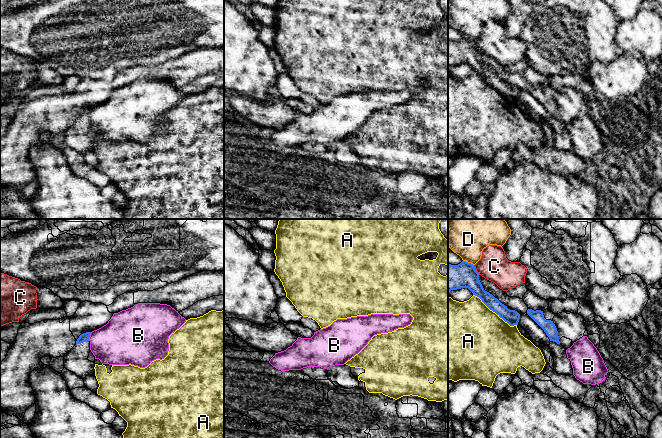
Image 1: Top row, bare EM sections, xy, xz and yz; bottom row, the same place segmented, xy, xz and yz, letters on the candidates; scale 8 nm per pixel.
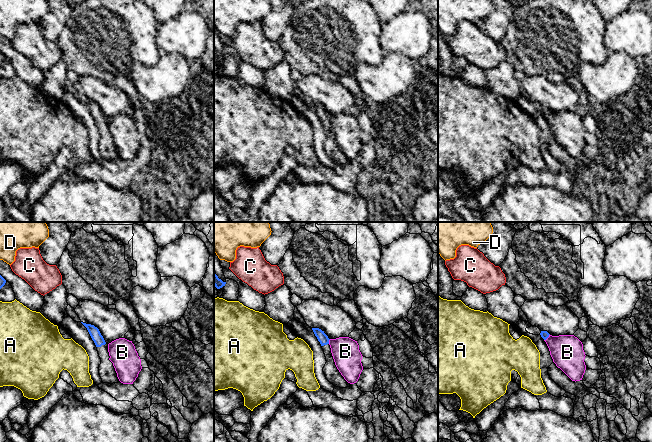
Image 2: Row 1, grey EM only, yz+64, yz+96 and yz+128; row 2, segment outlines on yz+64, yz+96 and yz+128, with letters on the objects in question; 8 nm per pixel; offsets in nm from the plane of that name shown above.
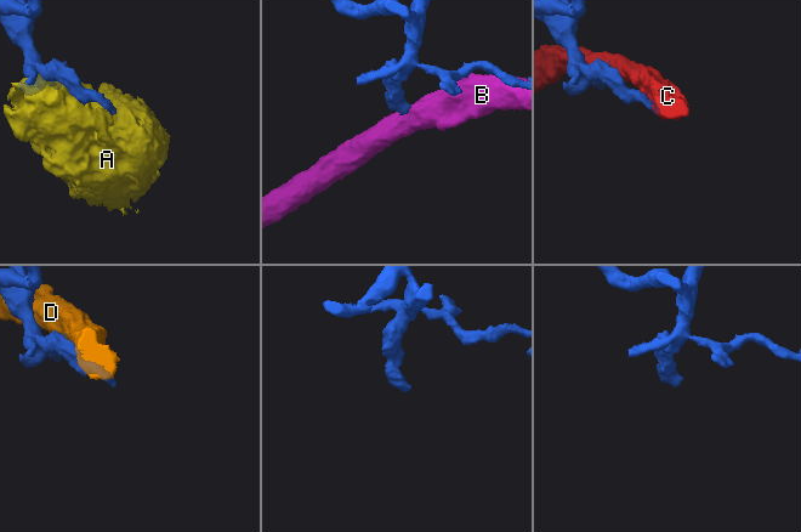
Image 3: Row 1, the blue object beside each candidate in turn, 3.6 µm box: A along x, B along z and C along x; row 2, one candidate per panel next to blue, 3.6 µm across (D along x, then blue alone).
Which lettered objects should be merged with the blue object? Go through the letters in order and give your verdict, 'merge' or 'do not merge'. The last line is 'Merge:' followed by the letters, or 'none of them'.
A: do not merge
B: do not merge
C: do not merge
D: do not merge
Merge: none of them

